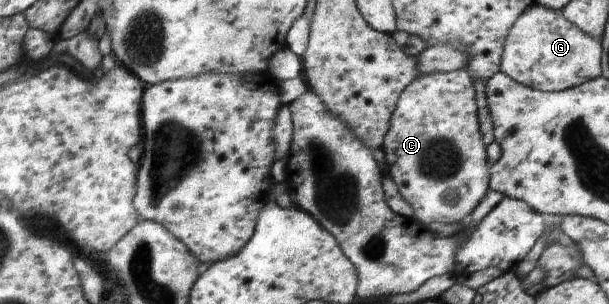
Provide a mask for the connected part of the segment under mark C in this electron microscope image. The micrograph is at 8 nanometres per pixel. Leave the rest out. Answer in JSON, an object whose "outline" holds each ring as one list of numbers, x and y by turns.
{"outline":[[460,69,419,74,406,87,398,99,397,109,390,119,390,131,381,149,385,155,387,174,399,190,399,196,413,208,413,219,426,226,432,222,459,223,461,218,474,213,482,203,489,190,489,168,485,160,489,152,485,152,485,146,474,82,466,69]]}

